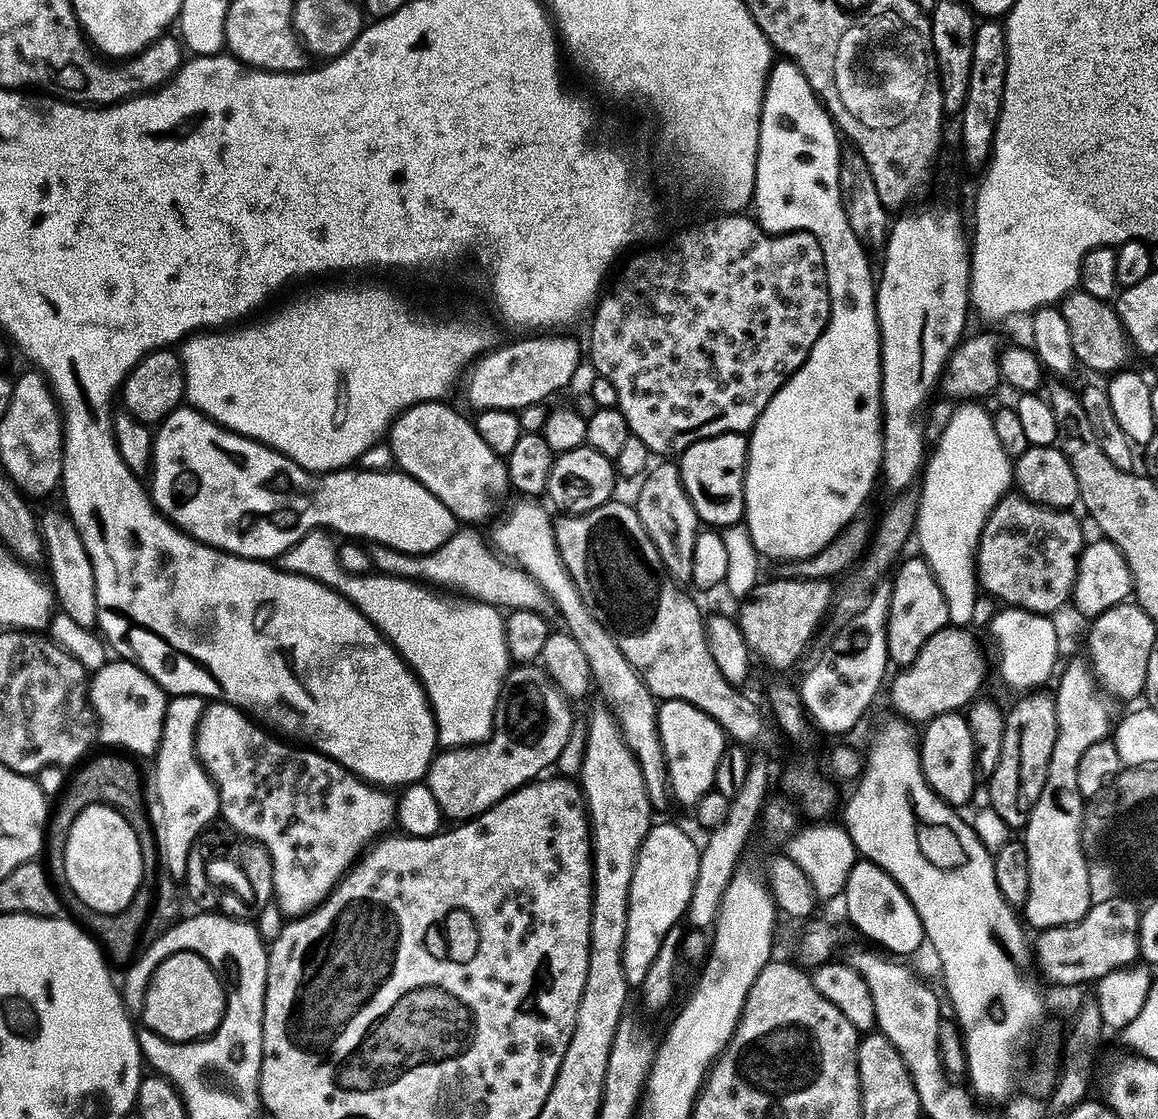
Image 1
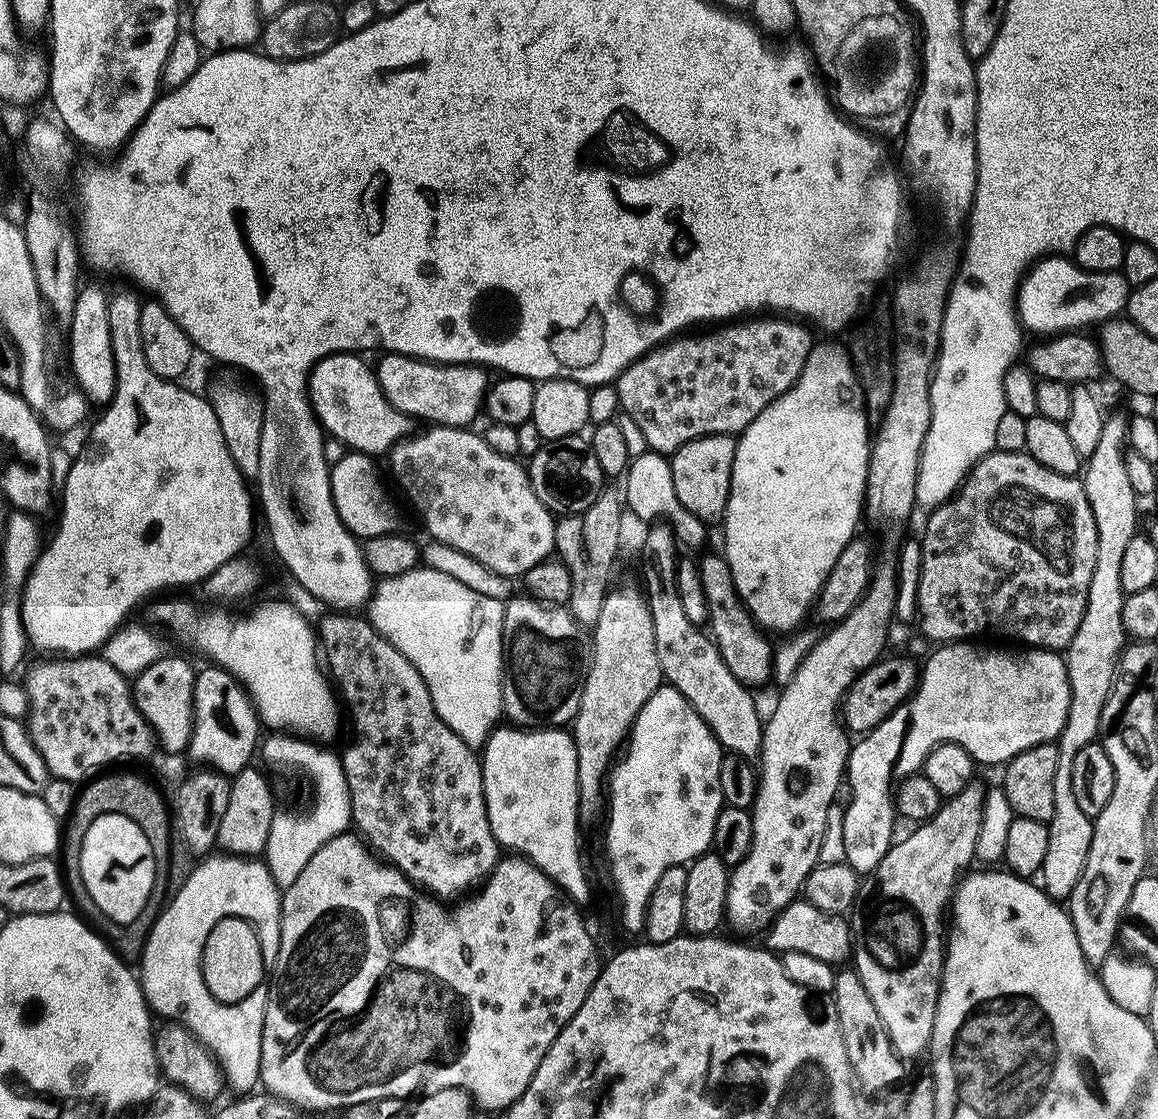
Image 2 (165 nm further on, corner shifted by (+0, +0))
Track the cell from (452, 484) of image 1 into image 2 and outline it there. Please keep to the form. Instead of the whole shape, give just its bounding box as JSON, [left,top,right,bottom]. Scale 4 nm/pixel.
[310,354,414,458]

